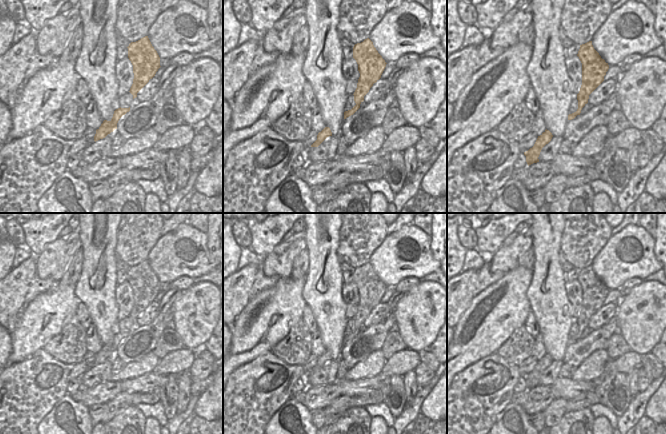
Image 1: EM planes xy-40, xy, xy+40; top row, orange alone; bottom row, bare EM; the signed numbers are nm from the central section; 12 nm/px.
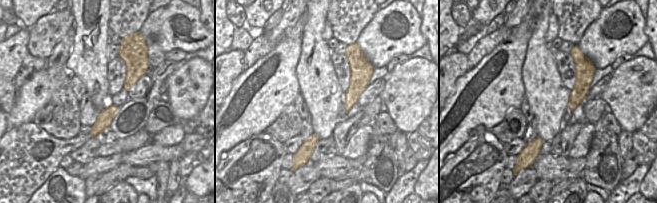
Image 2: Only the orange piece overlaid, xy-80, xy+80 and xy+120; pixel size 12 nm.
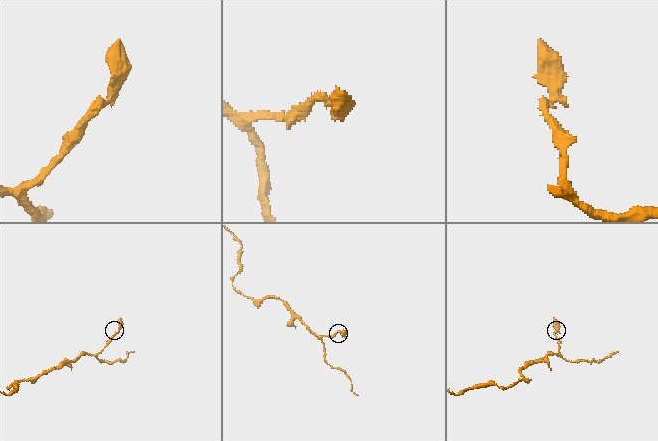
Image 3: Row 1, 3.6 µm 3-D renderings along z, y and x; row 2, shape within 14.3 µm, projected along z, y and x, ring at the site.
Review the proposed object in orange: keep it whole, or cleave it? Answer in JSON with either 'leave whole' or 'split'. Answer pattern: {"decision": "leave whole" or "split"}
{"decision": "leave whole"}

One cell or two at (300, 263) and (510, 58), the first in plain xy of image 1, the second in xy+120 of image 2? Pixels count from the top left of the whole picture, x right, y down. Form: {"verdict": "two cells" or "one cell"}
{"verdict": "two cells"}

